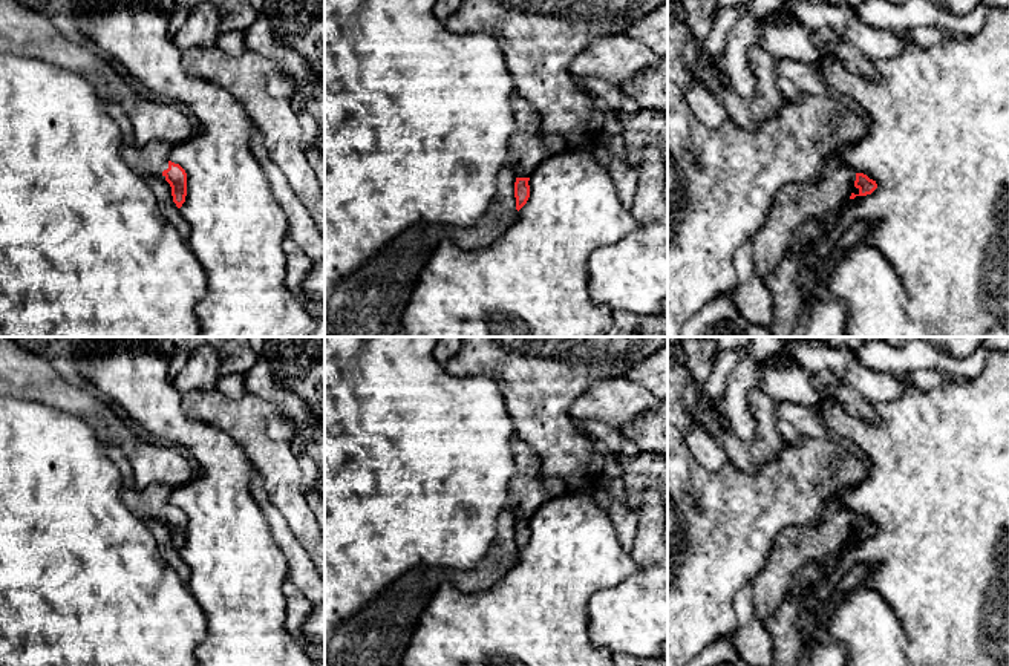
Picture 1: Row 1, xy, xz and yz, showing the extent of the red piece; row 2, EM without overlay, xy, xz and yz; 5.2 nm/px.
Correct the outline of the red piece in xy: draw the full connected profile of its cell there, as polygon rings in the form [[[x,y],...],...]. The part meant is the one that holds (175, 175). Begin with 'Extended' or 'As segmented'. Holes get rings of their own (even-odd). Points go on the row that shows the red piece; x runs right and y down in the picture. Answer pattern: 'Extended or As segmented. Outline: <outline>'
Extended. Outline: [[[153,142],[141,150],[139,173],[165,179],[171,187],[173,202],[178,208],[182,207],[187,196],[187,173],[179,165],[168,159],[171,145],[165,142]]]

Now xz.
Extended. Outline: [[[511,95],[510,106],[516,129],[508,139],[505,162],[510,162],[516,175],[514,198],[519,211],[530,198],[530,175],[545,159],[571,150],[559,136],[542,136],[539,130],[539,113],[525,100]]]

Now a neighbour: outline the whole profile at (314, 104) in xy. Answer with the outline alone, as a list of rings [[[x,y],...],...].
[[[325,58],[323,66],[320,69],[311,69],[312,81],[306,84],[306,100],[303,109],[315,119],[320,139],[318,149],[325,158]]]

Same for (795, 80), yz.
[[[792,58],[776,60],[776,81],[789,101],[798,101],[805,95],[827,95],[828,89],[818,66]]]

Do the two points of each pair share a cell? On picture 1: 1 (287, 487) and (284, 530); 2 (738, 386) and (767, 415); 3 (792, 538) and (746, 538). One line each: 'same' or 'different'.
1: different
2: different
3: different

